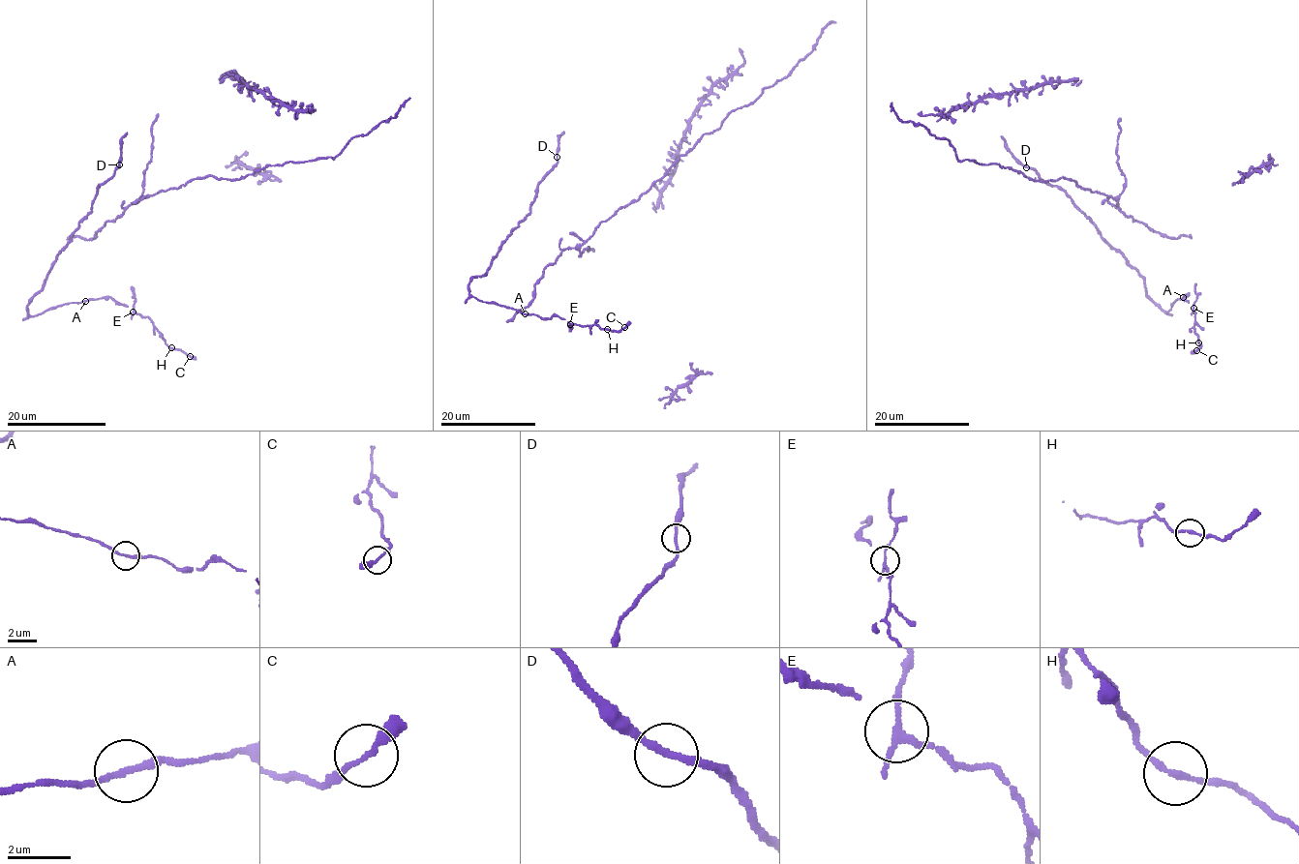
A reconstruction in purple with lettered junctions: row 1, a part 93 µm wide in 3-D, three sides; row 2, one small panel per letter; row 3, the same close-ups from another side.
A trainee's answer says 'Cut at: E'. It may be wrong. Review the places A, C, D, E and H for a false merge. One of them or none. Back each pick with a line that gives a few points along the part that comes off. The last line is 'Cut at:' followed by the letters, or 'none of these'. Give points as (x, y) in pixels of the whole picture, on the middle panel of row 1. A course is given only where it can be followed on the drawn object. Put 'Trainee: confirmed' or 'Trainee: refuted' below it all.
Cut at: E
Trainee: confirmed

